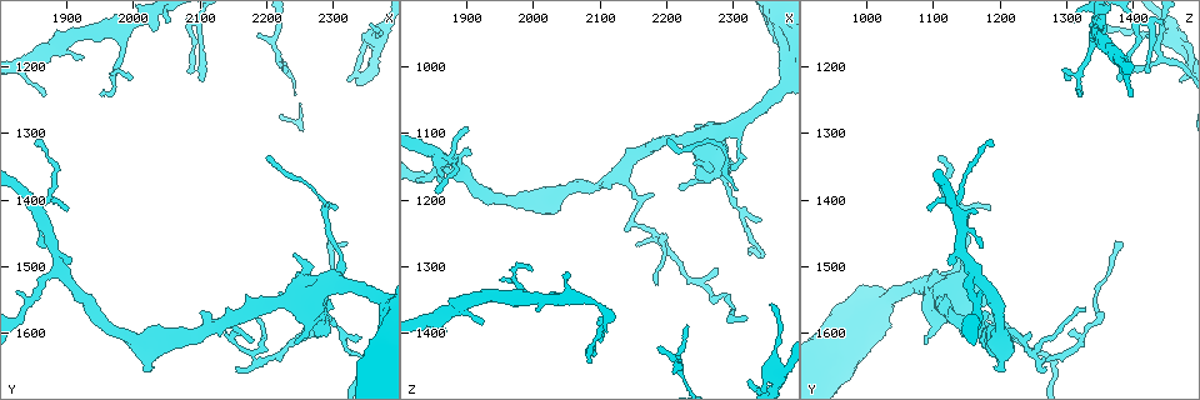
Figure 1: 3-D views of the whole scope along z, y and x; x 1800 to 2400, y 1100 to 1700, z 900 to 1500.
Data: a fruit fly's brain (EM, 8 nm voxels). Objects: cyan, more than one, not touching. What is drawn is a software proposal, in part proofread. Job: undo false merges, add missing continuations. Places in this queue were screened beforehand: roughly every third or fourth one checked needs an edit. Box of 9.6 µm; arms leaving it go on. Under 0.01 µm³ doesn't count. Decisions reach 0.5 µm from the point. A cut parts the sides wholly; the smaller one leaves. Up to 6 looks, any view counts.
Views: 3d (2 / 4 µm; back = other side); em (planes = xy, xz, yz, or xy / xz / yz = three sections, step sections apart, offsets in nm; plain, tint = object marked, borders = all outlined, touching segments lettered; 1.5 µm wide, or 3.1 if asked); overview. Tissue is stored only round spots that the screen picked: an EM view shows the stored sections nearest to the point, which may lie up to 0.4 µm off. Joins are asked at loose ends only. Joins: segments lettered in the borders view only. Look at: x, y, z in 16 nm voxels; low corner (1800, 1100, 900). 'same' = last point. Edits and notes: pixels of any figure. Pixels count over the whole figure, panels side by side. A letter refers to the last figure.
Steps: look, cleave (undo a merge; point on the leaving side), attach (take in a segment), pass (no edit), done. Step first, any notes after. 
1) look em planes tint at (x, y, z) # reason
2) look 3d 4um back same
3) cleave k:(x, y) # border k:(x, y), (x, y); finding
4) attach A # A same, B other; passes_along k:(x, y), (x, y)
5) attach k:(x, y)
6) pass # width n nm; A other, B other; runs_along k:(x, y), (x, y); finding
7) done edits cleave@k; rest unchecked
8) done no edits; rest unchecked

look em xy step 8 tint at (2230, 1200, 1385) # thin end

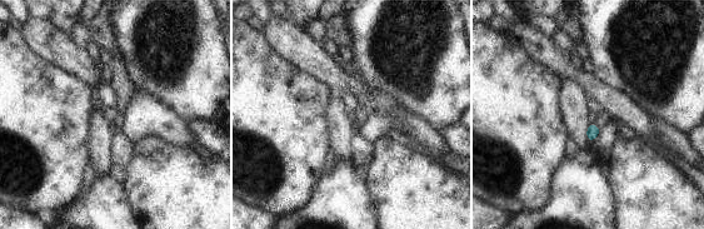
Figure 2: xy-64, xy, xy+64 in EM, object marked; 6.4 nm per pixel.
look em planes borders same

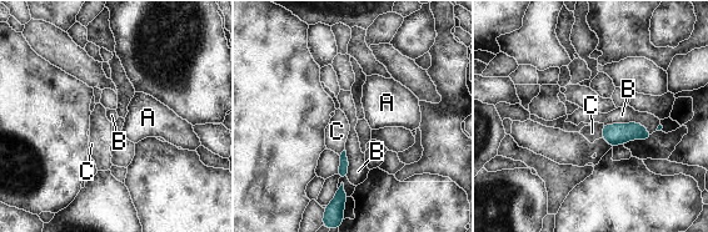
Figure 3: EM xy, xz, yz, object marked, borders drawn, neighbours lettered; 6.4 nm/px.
pass # A other, B other, C other; border 3:(603, 124), (602, 137); none of them fits

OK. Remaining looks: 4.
look 3d 2um at (2310, 1410, 1180) # thin end

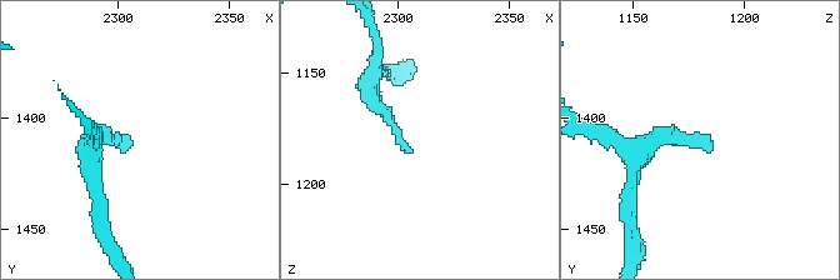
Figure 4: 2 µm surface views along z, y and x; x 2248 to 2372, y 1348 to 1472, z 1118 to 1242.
look em planes borders at (2306, 1408, 1184)

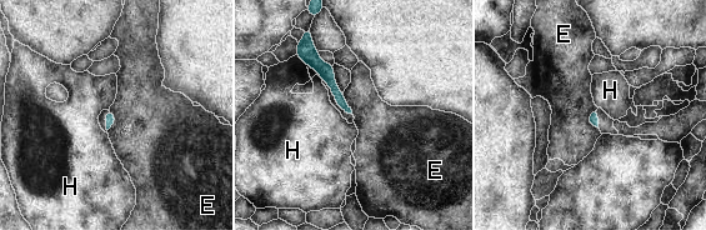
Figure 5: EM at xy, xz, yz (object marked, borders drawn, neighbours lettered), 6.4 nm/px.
pass # longest_contact E 140 nm; E other, H other; border 5:(110, 109), (114, 124), (108, 130); no lettered segment goes on from it

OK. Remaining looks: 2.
done no edits; rest unchecked

